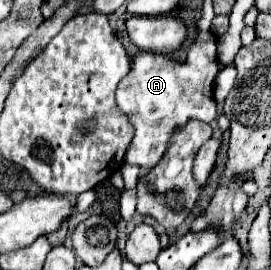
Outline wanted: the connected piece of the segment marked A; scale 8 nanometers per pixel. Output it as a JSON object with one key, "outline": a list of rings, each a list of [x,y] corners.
{"outline":[[[208,31],[198,33],[198,37],[208,37],[208,41],[196,39],[184,63],[176,63],[168,55],[154,53],[138,53],[134,57],[130,73],[120,81],[116,91],[118,109],[132,121],[136,129],[132,145],[124,155],[124,163],[152,169],[166,151],[174,127],[184,125],[188,119],[212,123],[218,117],[216,101],[212,99],[212,83],[220,69],[216,57],[216,35]]]}

